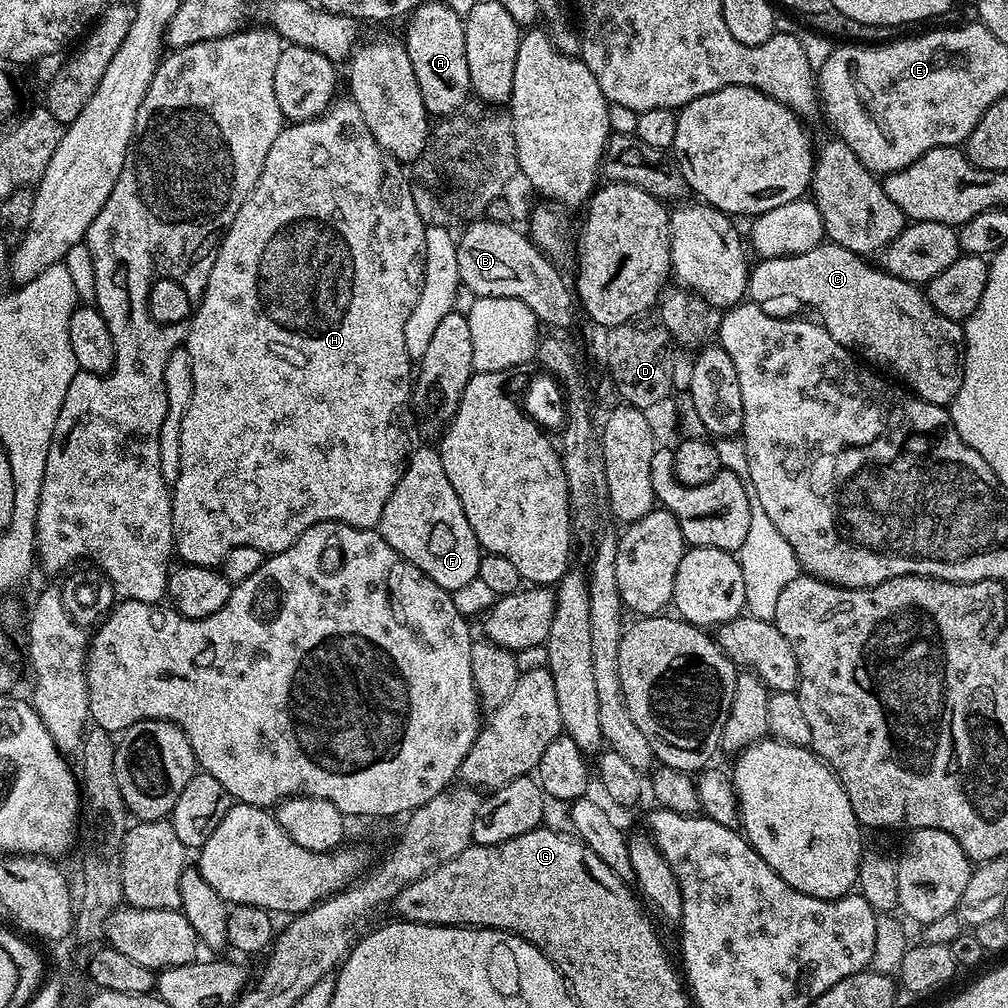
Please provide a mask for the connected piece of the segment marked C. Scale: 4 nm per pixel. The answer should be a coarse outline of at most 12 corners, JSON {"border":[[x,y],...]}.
{"border":[[831,242],[751,265],[766,314],[800,307],[861,361],[951,405],[964,329]]}

